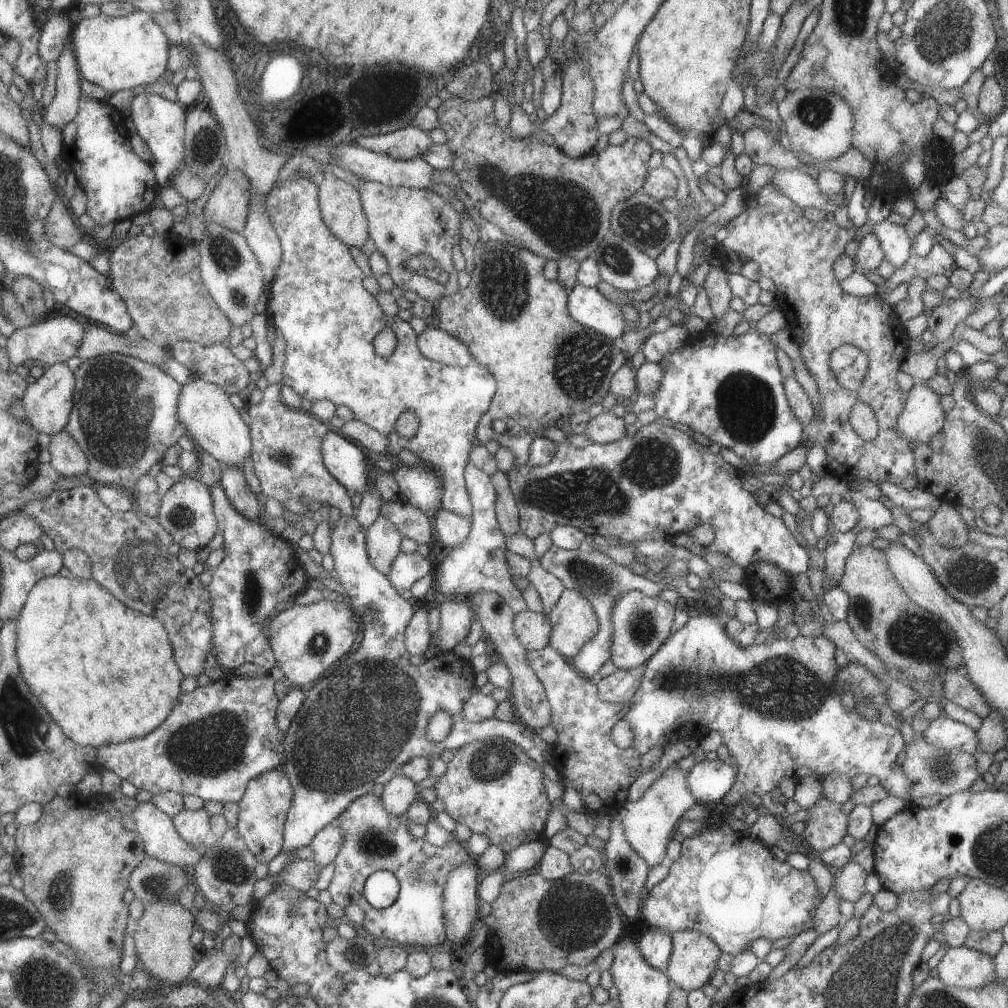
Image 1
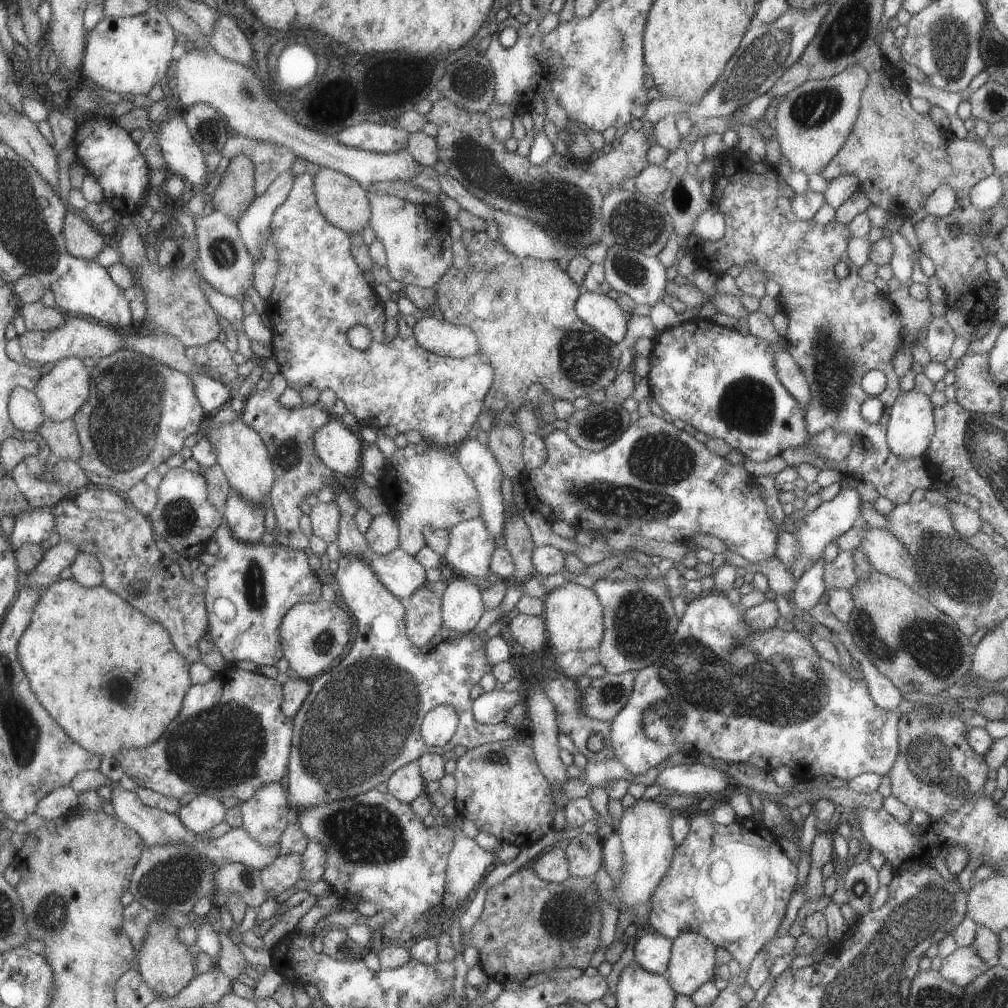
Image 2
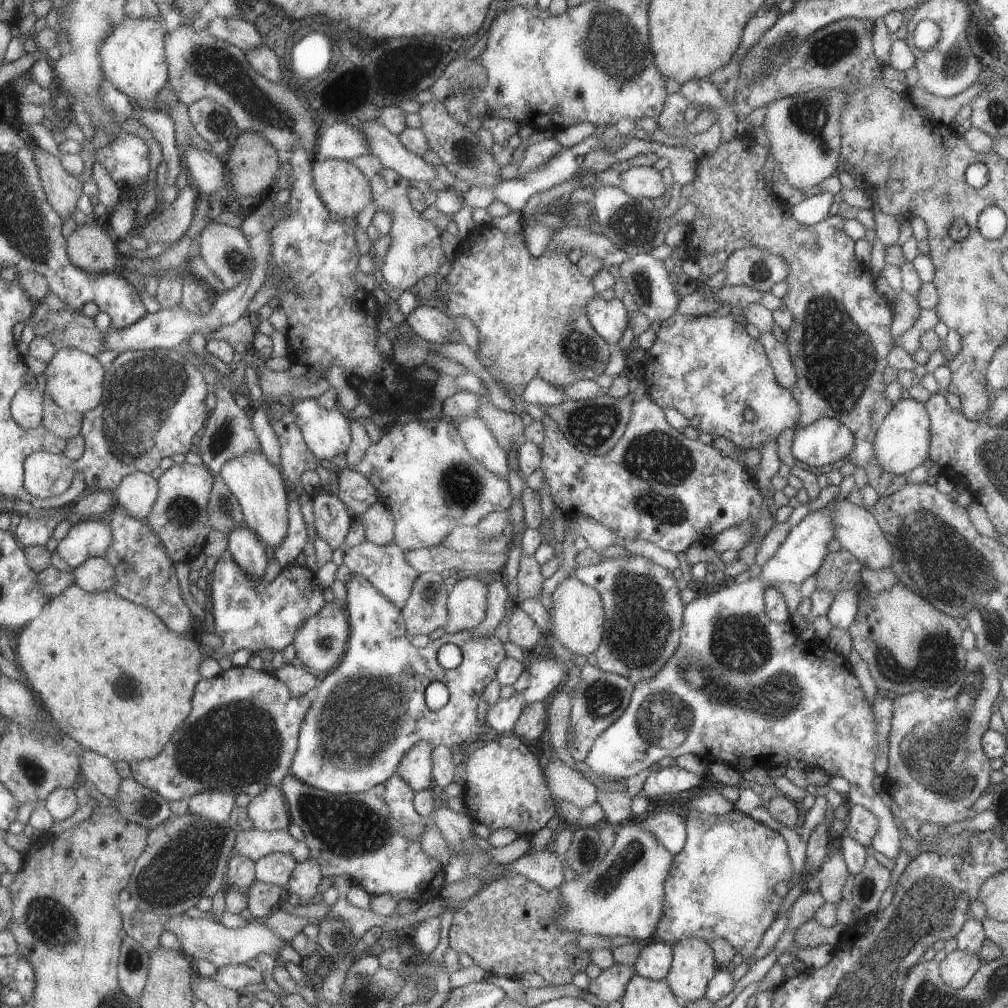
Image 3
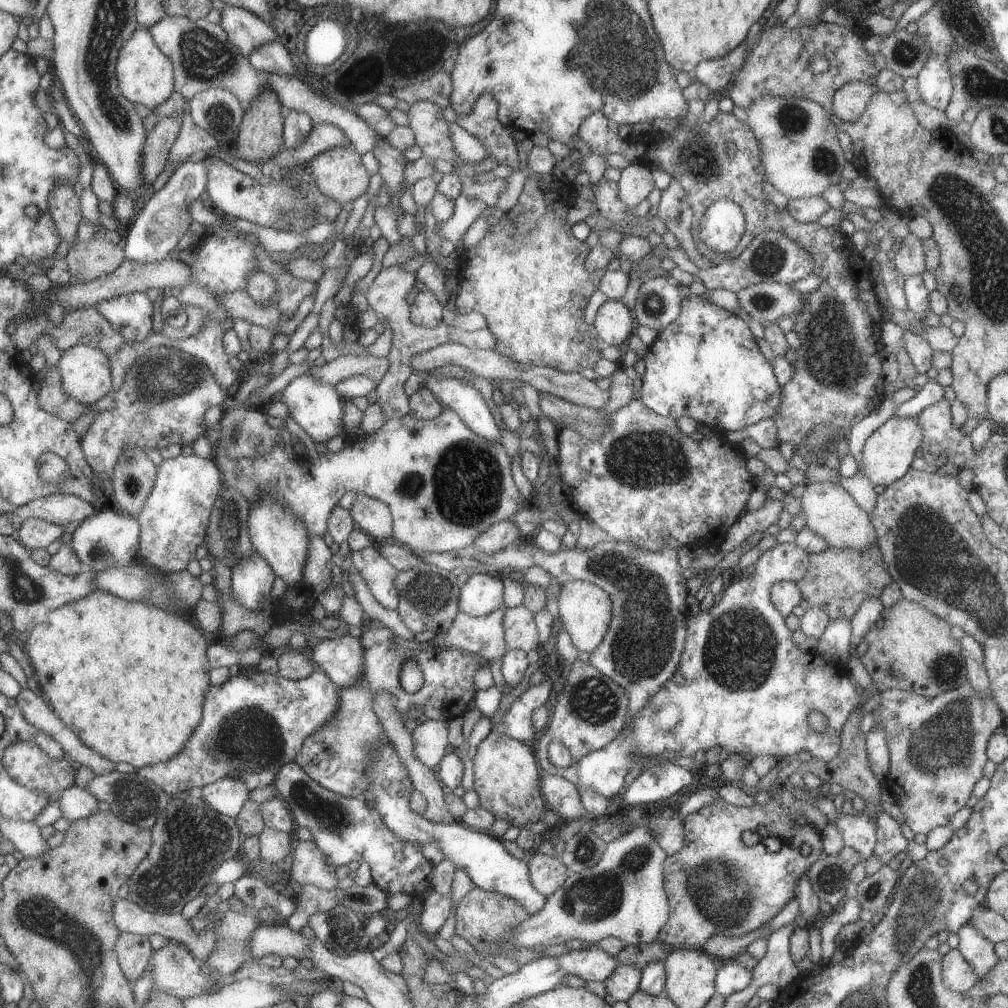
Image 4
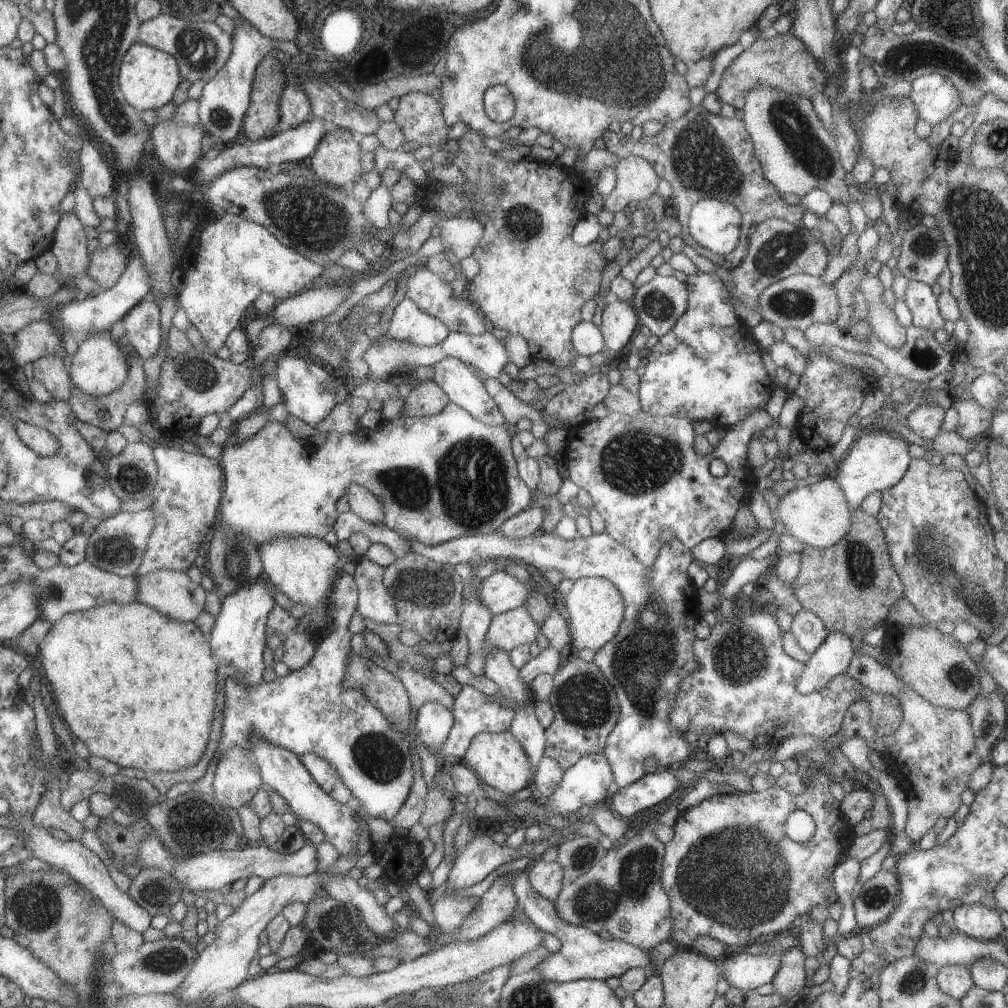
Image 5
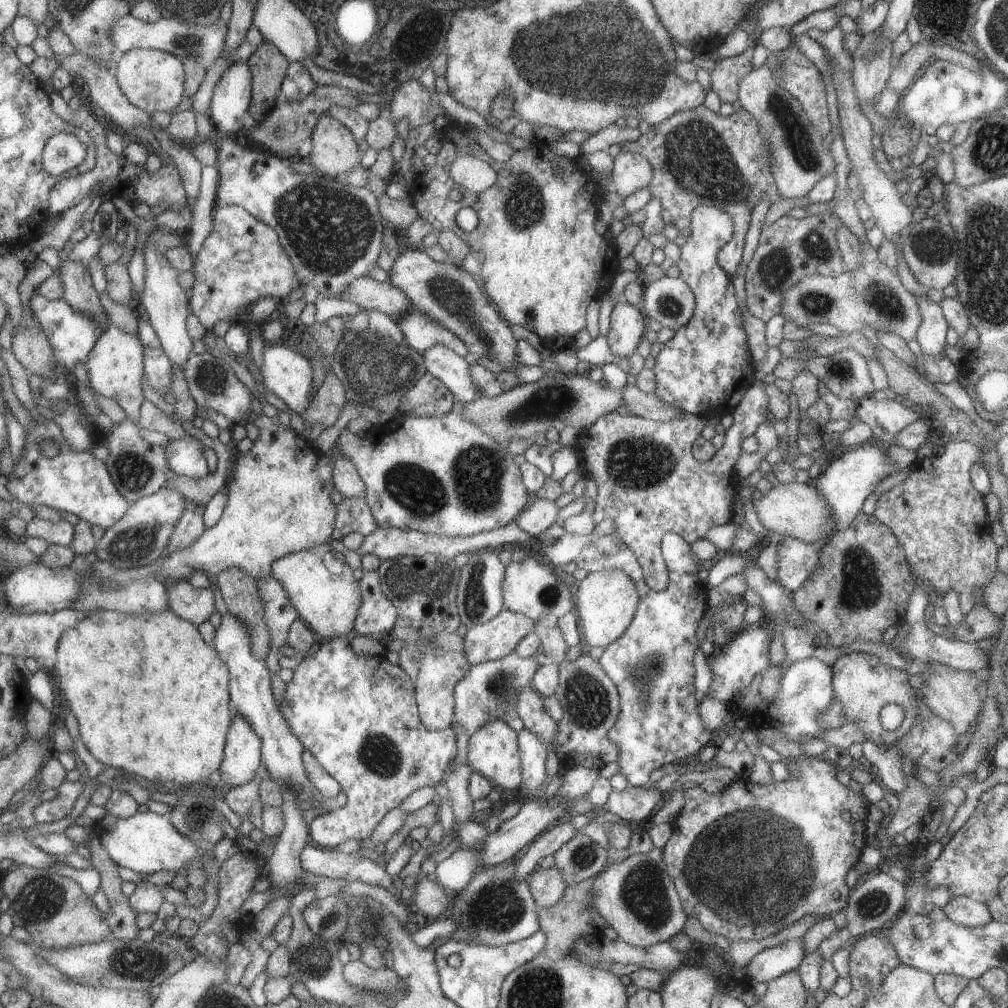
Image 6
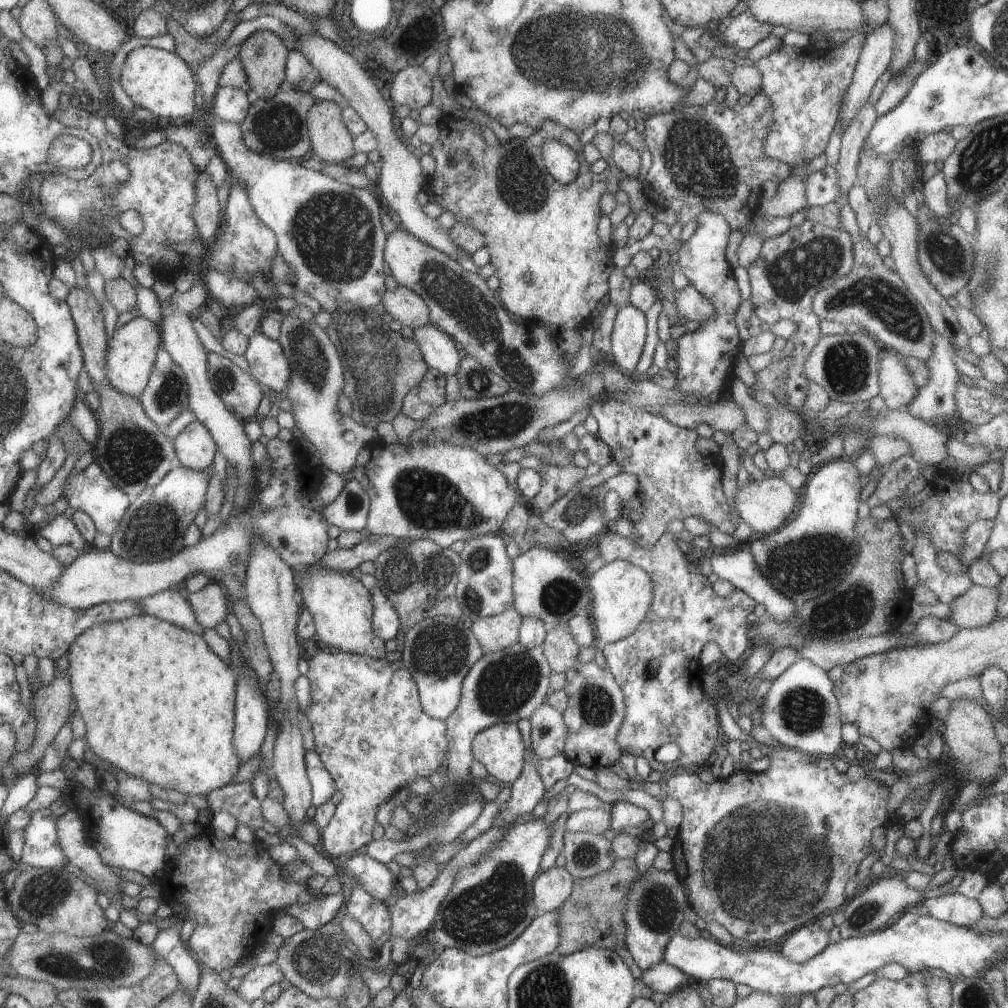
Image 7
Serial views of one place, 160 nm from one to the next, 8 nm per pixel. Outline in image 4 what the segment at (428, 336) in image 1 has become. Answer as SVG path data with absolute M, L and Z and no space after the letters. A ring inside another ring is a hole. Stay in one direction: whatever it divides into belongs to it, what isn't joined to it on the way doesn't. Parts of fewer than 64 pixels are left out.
M417 287L413 303L410 304L410 322L427 329L442 322L442 308L435 294L424 287Z

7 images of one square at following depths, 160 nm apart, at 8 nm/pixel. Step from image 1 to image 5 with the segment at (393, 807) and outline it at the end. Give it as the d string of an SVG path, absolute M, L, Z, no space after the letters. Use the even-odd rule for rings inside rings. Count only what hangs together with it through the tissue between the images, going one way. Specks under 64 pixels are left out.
M426 702L415 716L416 741L435 755L441 748L453 726L453 711L436 702Z

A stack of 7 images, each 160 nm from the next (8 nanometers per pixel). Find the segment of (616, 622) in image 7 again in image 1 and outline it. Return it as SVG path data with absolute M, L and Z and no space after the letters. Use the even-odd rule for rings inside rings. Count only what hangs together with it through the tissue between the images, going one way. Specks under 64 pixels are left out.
M564 588L547 616L552 626L548 645L567 660L598 631L598 620L591 605L576 590Z

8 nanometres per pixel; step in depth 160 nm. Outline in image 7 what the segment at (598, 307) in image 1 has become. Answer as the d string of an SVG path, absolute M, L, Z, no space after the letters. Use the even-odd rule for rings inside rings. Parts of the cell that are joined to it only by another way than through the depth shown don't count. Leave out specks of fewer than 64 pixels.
M626 304L621 307L616 313L614 324L611 332L611 348L607 348L606 350L611 350L611 354L609 357L611 358L611 362L616 365L619 369L621 369L626 374L630 374L638 363L638 360L641 356L643 346L645 344L646 337L646 320L645 314L639 311L637 308L634 308L631 304Z

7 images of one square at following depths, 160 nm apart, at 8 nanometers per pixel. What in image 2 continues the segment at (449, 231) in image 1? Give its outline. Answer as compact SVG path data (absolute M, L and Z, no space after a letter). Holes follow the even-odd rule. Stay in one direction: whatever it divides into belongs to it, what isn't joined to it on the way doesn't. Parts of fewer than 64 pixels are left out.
M367 194L370 206L368 226L384 246L386 269L402 286L425 289L434 284L452 267L451 243L447 215L441 207L430 203L411 203L394 195Z

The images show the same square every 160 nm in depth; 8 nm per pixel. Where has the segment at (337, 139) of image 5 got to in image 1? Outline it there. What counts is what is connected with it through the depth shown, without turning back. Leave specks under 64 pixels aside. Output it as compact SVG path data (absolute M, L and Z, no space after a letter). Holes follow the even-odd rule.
M324 174L316 182L320 215L325 226L345 246L359 249L368 232L356 188L331 174Z

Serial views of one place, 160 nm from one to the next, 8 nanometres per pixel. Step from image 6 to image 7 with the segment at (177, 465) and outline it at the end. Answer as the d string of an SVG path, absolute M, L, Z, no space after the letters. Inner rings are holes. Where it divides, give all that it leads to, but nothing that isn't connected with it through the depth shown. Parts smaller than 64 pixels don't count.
M197 420L185 426L172 442L178 464L192 471L211 467L213 459L218 457L213 437Z

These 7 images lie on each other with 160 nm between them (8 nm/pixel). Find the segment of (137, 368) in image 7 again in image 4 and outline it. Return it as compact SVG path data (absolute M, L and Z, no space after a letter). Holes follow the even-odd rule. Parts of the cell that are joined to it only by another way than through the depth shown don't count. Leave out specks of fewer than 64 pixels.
M80 343L63 354L58 366L67 394L77 402L95 406L101 398L113 394L111 358L99 346Z

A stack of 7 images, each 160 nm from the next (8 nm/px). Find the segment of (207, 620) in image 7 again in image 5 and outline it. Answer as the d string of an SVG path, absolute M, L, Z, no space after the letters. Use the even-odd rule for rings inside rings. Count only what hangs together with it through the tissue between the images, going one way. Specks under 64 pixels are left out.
M157 569L144 575L135 574L136 591L134 600L153 607L169 618L178 621L194 621L203 612L206 592L200 584L195 584L185 571Z

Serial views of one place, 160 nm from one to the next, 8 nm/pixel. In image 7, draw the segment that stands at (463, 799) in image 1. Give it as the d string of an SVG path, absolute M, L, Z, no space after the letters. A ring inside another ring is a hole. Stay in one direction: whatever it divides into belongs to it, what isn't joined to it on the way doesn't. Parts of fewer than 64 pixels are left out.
M495 723L480 730L471 741L473 760L480 762L486 772L502 786L509 786L518 776L524 763L524 741L516 723Z

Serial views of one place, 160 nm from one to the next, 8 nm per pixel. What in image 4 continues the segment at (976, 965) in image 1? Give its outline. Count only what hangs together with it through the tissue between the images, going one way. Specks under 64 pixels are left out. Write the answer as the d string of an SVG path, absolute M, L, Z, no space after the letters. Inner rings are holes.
M950 949L942 956L940 976L943 986L955 993L969 993L978 982L977 974L956 949Z

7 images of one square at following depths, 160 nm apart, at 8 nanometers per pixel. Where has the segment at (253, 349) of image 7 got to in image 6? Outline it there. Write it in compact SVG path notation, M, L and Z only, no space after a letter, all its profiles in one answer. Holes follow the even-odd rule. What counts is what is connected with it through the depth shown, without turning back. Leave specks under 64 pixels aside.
M283 342L272 345L264 344L259 370L264 386L271 390L275 396L281 398L289 410L303 415L306 408L311 404L316 391L311 377L311 363L302 354L283 344Z

